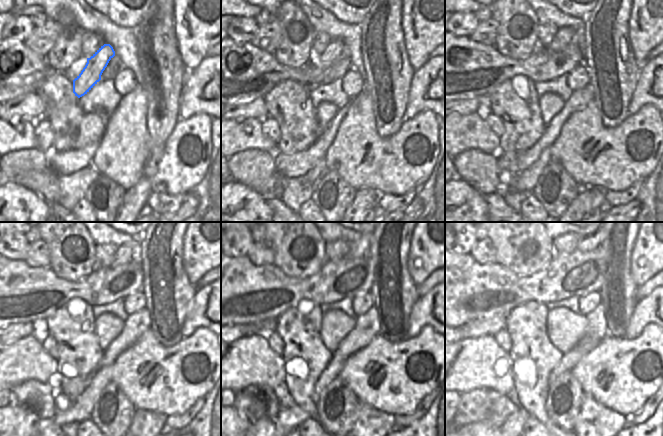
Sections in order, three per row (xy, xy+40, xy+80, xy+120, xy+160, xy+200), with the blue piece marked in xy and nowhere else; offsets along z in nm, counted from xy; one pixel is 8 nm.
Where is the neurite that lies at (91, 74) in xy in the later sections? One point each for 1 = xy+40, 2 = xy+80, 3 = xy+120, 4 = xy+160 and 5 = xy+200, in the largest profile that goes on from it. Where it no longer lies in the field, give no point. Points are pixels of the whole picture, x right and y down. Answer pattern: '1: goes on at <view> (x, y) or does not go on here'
1: goes on at xy+40 (333, 50)
2: goes on at xy+80 (564, 36)
3: goes on at xy+120 (124, 254)
4: goes on at xy+160 (358, 249)
5: goes on at xy+200 (587, 242)

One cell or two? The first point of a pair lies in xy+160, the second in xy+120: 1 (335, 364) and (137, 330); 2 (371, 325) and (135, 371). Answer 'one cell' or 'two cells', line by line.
1: two cells
2: two cells

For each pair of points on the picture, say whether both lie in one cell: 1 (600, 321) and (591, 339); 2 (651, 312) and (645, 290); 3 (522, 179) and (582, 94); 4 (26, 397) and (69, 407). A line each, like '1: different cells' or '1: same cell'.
1: same cell
2: different cells
3: different cells
4: different cells

